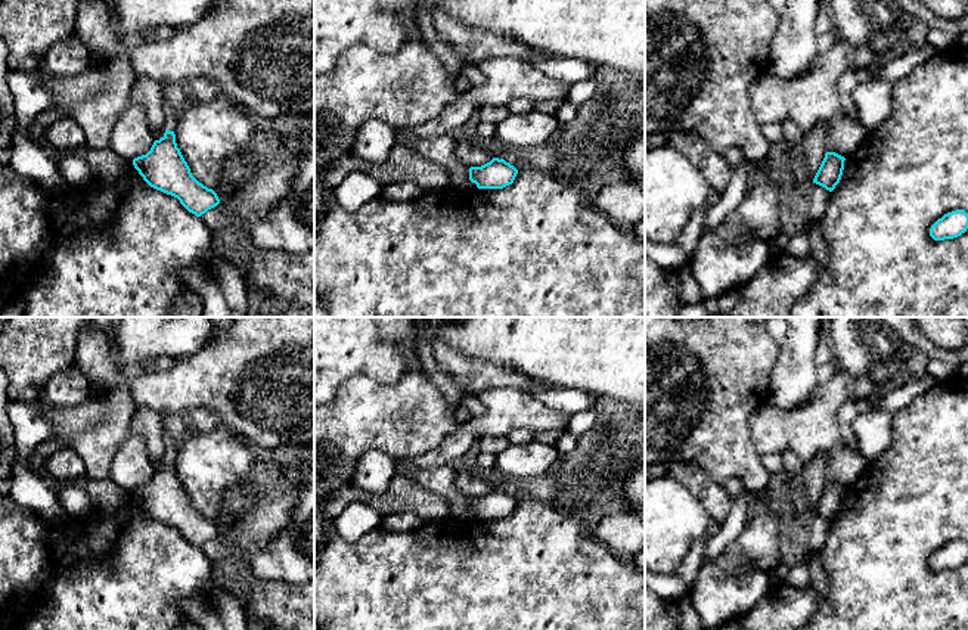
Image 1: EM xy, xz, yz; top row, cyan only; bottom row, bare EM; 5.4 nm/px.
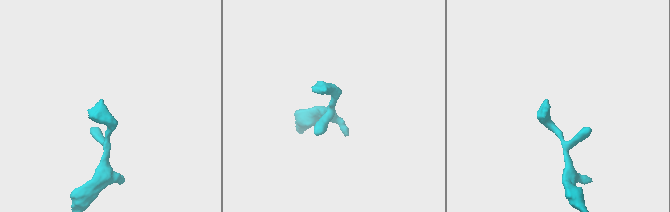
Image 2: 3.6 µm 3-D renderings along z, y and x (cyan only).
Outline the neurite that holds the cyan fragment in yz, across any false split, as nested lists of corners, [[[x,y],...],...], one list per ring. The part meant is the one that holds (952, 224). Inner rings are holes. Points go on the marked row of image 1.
[[[956,210],[944,214],[930,229],[930,236],[934,240],[953,239],[965,233],[968,229],[968,214],[964,210]]]

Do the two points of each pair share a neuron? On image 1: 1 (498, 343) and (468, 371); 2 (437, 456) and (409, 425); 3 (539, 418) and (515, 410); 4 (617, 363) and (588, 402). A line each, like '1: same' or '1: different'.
1: different
2: different
3: same
4: different

